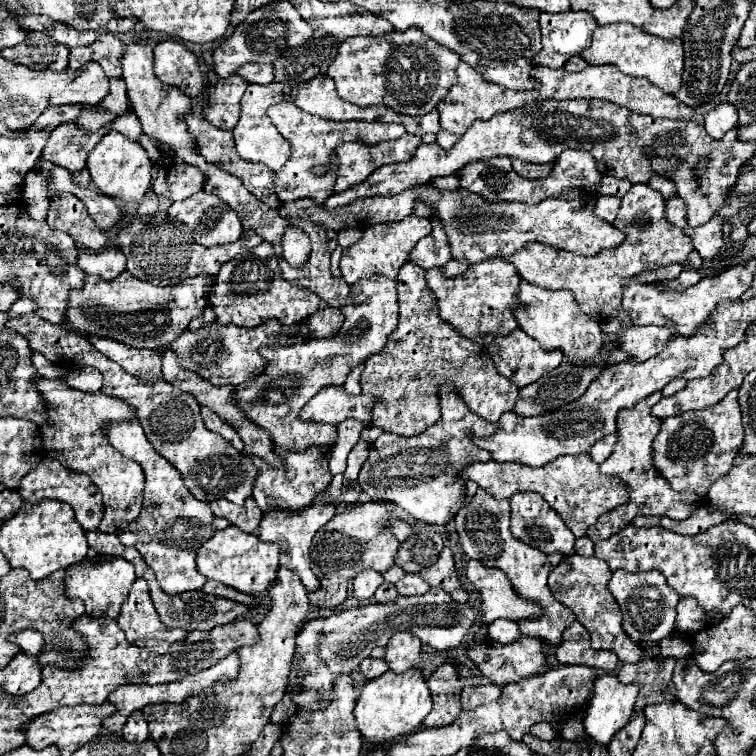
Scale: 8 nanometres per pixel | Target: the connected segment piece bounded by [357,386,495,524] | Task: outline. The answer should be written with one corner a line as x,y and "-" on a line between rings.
451,386
441,388
441,412
443,416
439,424
427,428
423,434
407,438
383,432
370,445
368,458
357,478
361,490
369,494
371,500
391,502
427,524
447,524
451,520
451,506
463,502
465,484
463,480
455,480
455,472
467,464
487,462
491,458
487,450
473,444
467,430
475,436
491,436
491,432
495,432
495,424
487,424
485,420
479,420
479,416
471,414
461,396
451,392

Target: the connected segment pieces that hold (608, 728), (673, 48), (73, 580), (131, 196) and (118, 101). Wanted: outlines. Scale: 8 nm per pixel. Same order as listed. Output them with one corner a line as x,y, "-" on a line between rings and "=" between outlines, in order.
615,672
599,674
599,678
595,678
591,706
583,718
585,732
597,744
609,744
615,732
629,722
637,692
637,684
621,684
=
609,24
609,26
597,26
593,32
591,46
585,48
579,54
587,64
599,66
599,64
613,64
621,68
621,72
629,76
641,76
651,80
661,90
675,94
681,84
681,70
683,70
683,40
663,40
657,36
651,36
643,32
641,28
635,28
631,24
=
113,558
111,562
103,562
103,564
93,564
91,560
83,560
81,564
67,568
65,596
81,598
85,602
89,616
95,616
99,620
117,620
119,608
127,598
127,592
135,580
137,576
133,564
123,558
=
111,130
107,136
101,138
101,142
95,146
95,150
87,158
87,170
91,174
93,184
97,190
111,198
121,198
125,202
141,202
145,192
151,186
151,170
153,162
149,160
147,152
139,142
133,142
125,138
123,134
=
113,78
113,80
111,80
111,90
109,90
109,94
97,104
97,108
99,108
99,110
107,110
107,112
113,114
113,116
119,116
119,114
123,114
123,112
129,110
123,78

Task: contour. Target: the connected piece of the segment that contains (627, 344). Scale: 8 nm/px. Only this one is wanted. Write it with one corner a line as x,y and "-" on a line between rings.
631,326
617,338
617,344
621,350
625,350
629,354
631,360
643,362
643,360
659,354
667,346
667,340
671,340
673,334
675,332
671,332
669,328

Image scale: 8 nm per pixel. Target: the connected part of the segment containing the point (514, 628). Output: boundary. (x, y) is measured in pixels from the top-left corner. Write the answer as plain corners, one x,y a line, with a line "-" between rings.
499,618
499,620
495,620
495,624
491,624
491,628
487,628
487,630
489,630
489,636
491,636
495,642
499,642
499,644
513,642
513,640
517,640
517,638
521,636
517,622
515,622
515,620
509,620
509,618

